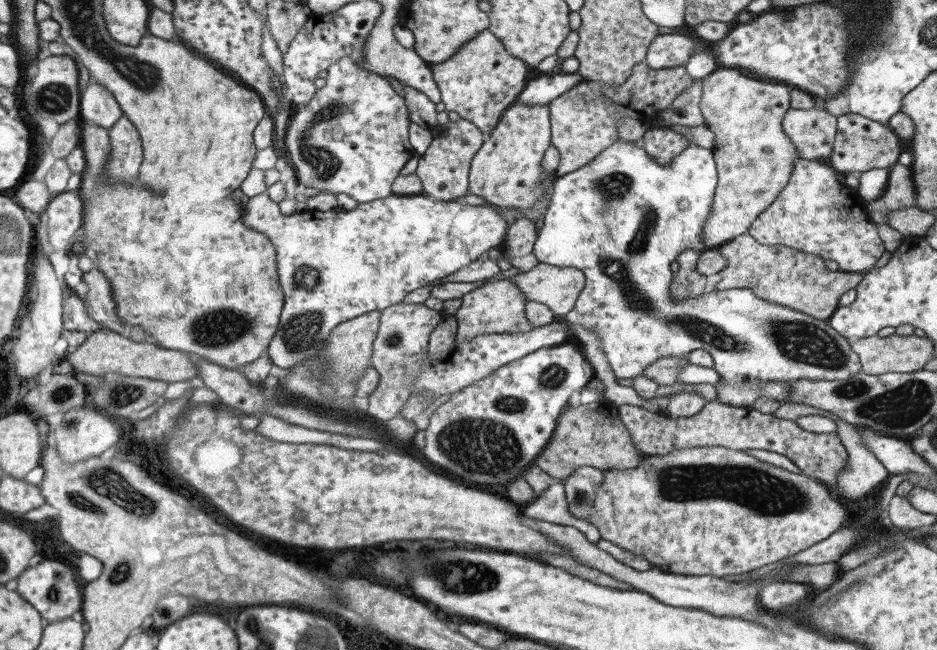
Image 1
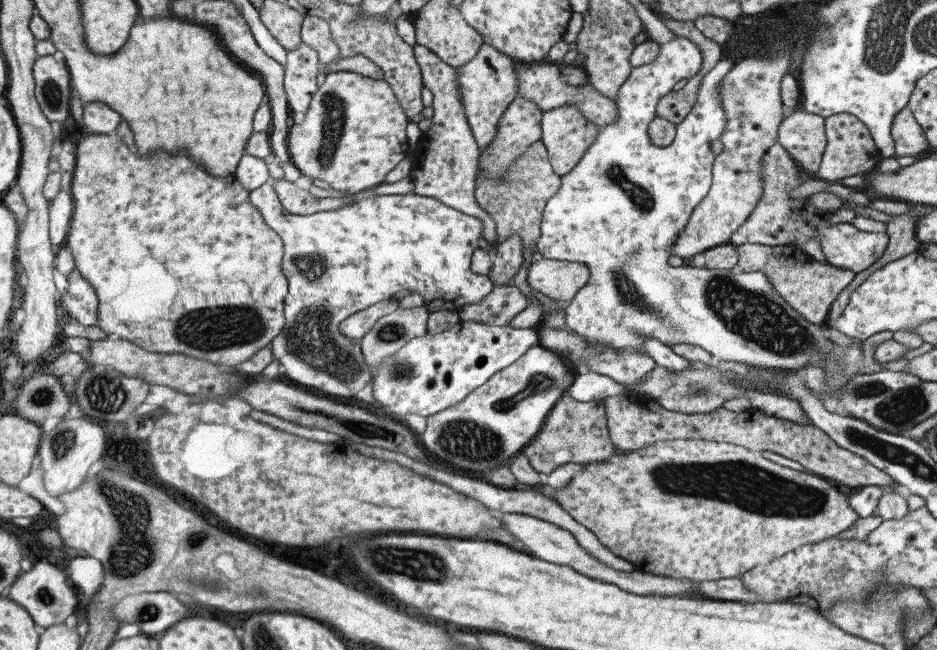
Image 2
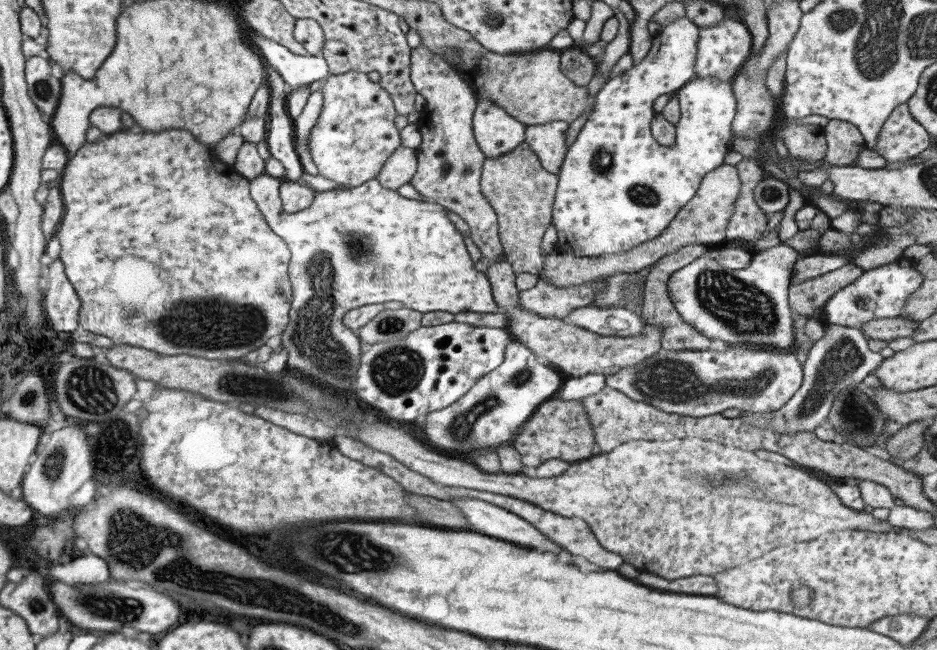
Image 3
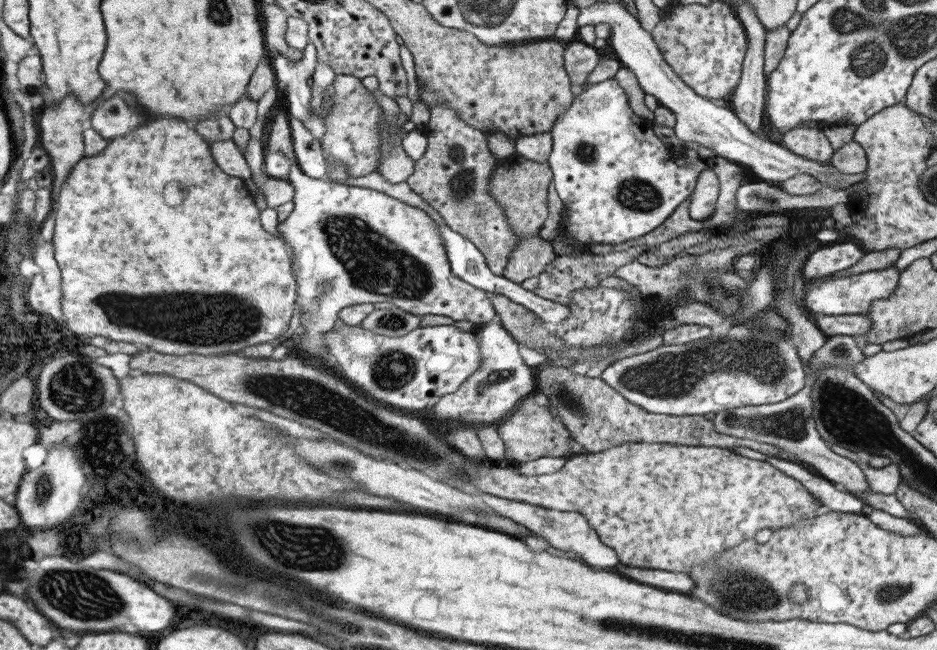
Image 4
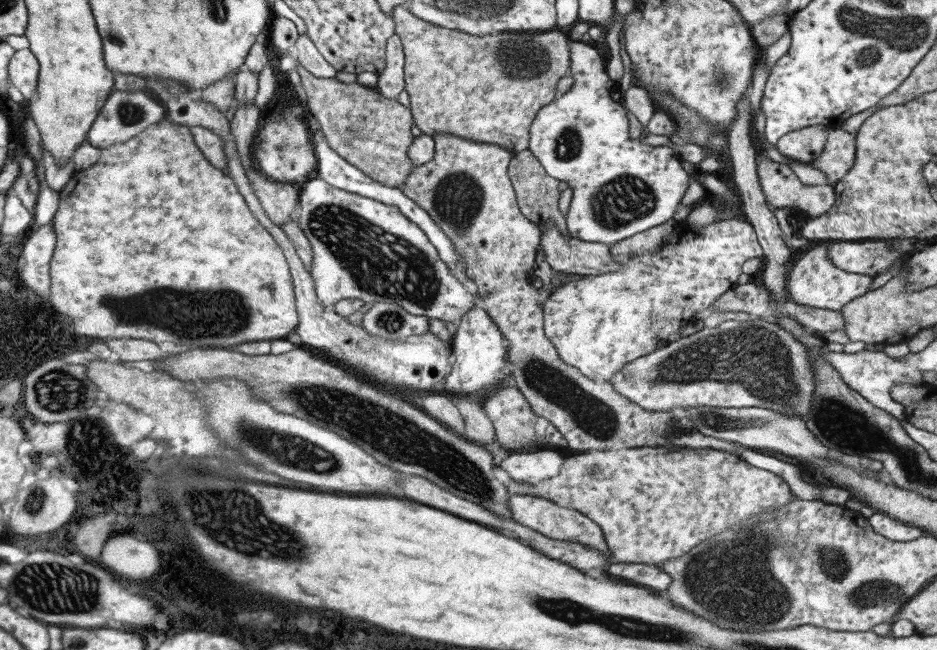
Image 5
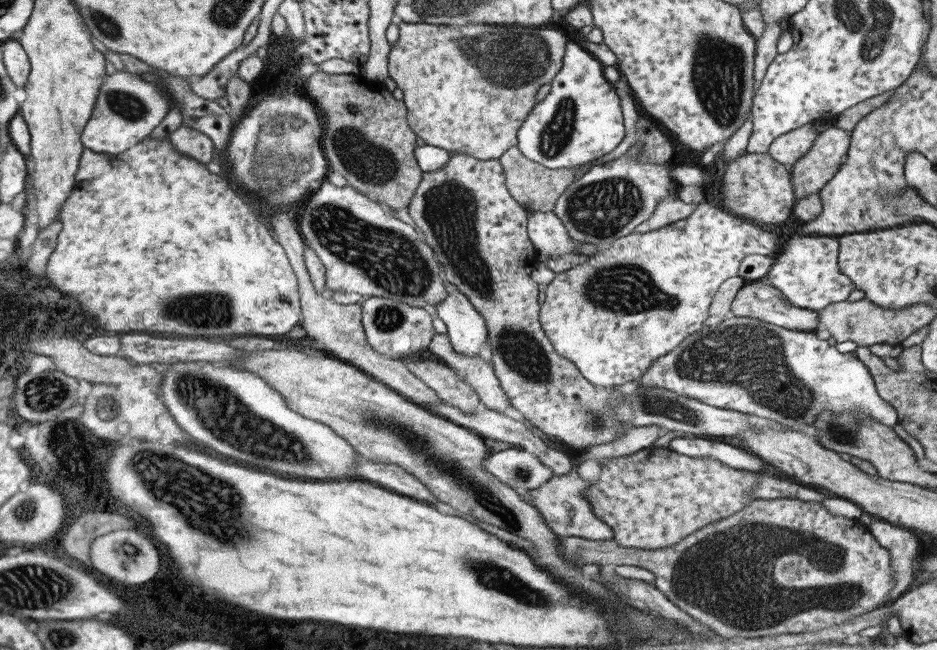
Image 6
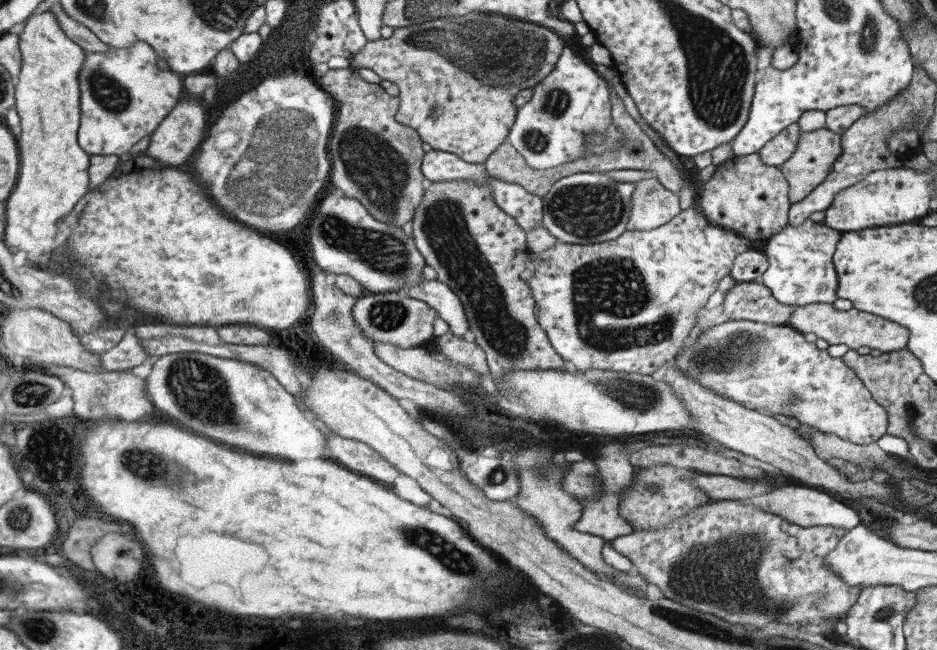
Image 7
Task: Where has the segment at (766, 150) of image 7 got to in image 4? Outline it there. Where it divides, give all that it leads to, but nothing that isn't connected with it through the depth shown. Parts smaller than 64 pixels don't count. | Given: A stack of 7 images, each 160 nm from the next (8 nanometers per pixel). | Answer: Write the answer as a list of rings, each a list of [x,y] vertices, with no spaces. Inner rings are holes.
[[[823,126],[816,128],[795,127],[782,134],[781,145],[787,150],[809,160],[827,162],[834,150],[825,138]]]

